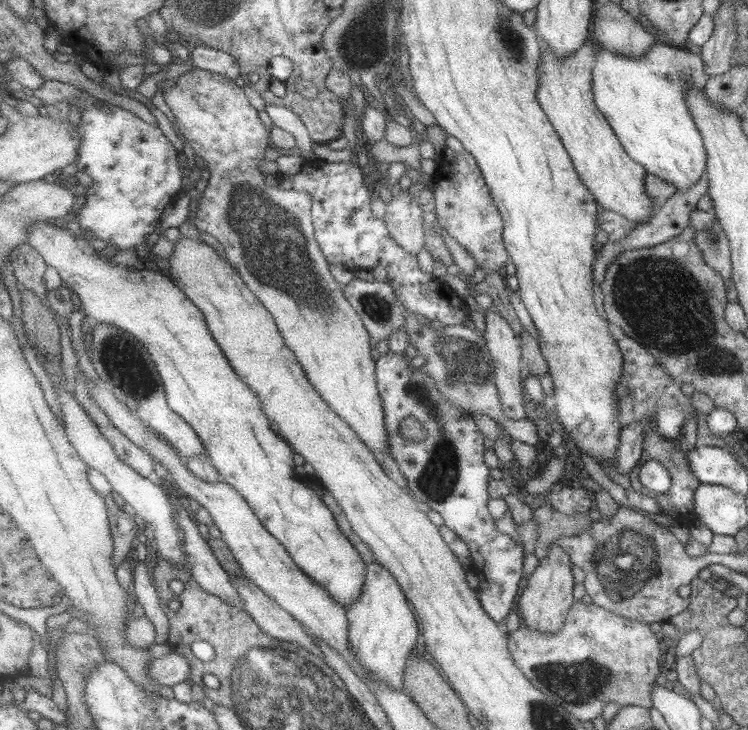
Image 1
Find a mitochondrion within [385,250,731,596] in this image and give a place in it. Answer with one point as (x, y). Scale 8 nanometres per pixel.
(641, 286)

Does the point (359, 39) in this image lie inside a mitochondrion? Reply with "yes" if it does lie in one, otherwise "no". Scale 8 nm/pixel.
yes

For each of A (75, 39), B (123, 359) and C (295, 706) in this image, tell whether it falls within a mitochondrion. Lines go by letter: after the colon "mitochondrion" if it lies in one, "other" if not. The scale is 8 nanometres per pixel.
A: other
B: mitochondrion
C: mitochondrion

